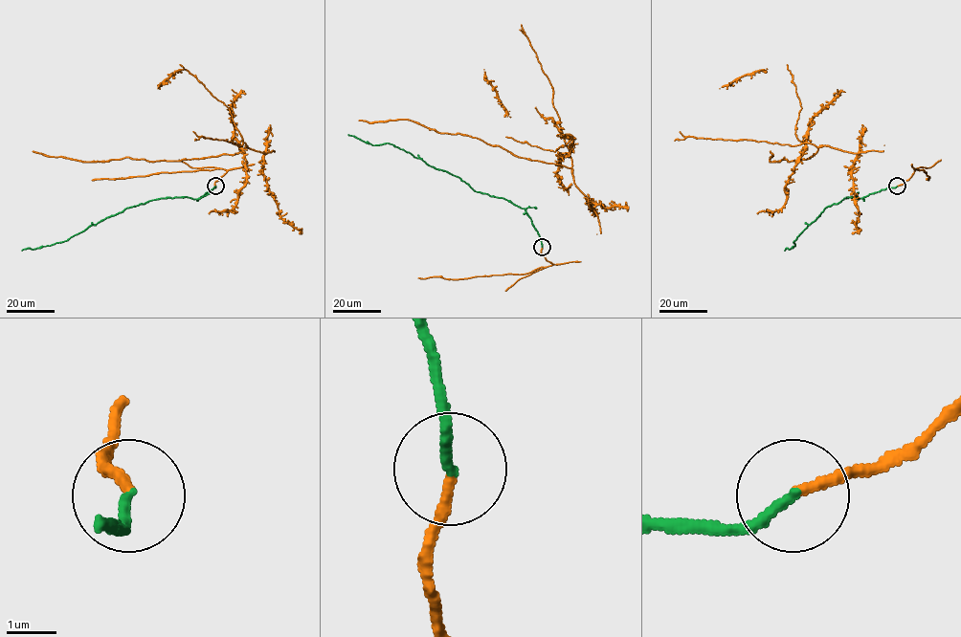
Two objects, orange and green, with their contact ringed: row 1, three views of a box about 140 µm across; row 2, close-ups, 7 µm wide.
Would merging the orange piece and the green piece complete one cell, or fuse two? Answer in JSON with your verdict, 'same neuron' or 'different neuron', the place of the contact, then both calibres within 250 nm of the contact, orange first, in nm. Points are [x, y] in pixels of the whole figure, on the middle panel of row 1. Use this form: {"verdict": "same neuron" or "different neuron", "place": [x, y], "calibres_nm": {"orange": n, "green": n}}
{"verdict": "same neuron", "place": [542, 247], "calibres_nm": {"orange": 190, "green": 200}}

